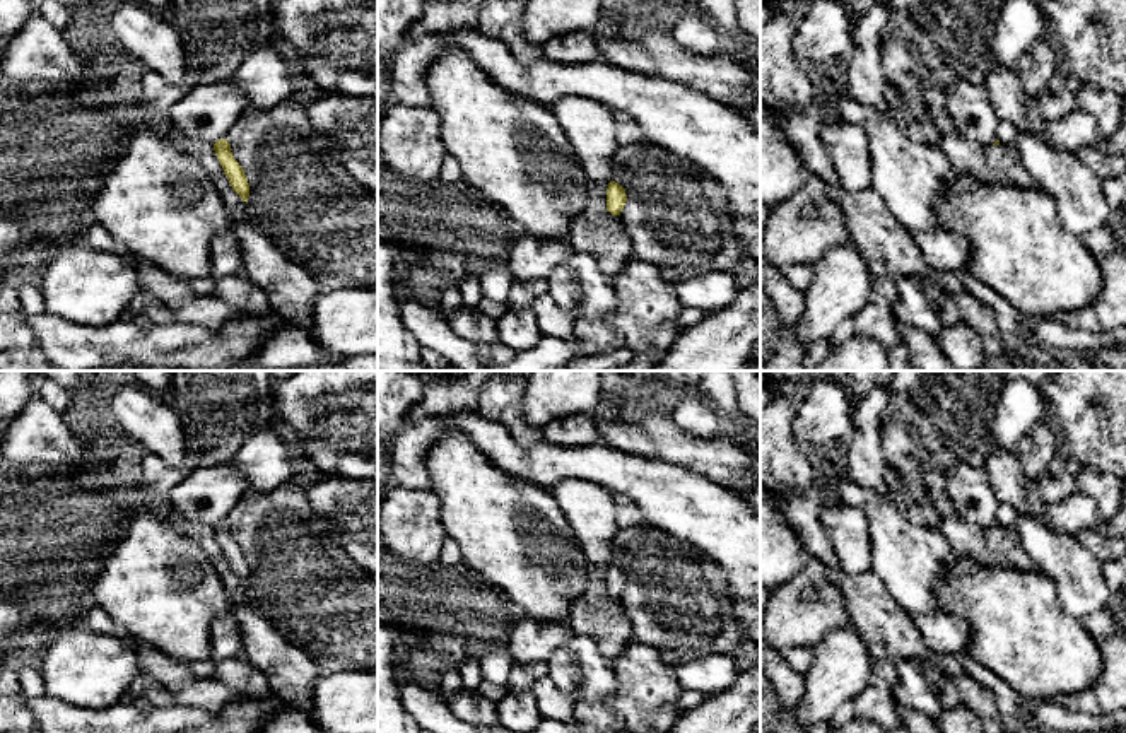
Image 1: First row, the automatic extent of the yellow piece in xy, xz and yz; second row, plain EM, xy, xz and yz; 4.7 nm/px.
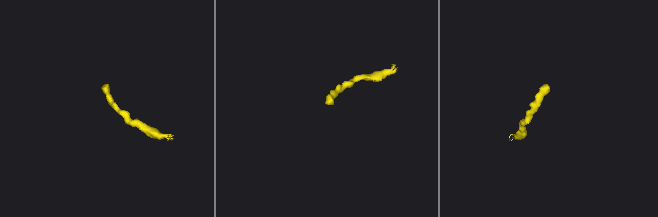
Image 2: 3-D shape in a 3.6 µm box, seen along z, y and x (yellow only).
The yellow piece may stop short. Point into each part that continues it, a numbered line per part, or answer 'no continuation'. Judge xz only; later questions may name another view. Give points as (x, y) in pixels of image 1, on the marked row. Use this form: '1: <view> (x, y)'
1: xz (598, 216)

